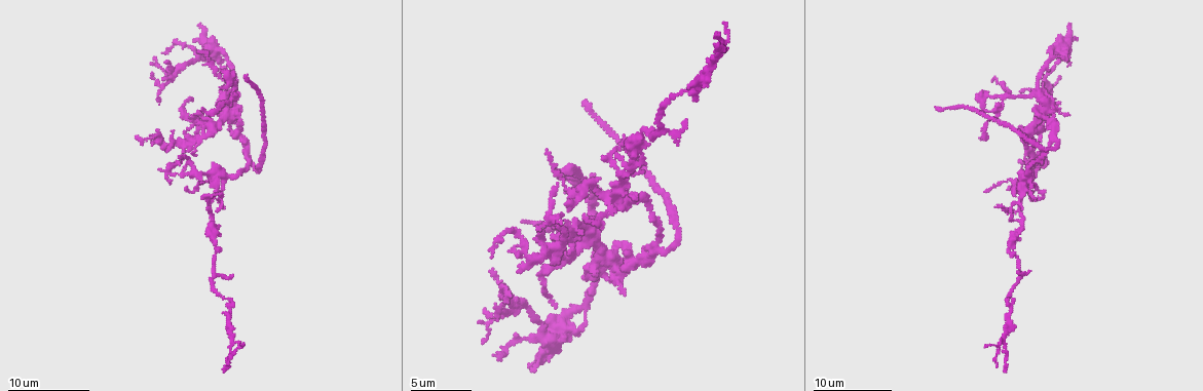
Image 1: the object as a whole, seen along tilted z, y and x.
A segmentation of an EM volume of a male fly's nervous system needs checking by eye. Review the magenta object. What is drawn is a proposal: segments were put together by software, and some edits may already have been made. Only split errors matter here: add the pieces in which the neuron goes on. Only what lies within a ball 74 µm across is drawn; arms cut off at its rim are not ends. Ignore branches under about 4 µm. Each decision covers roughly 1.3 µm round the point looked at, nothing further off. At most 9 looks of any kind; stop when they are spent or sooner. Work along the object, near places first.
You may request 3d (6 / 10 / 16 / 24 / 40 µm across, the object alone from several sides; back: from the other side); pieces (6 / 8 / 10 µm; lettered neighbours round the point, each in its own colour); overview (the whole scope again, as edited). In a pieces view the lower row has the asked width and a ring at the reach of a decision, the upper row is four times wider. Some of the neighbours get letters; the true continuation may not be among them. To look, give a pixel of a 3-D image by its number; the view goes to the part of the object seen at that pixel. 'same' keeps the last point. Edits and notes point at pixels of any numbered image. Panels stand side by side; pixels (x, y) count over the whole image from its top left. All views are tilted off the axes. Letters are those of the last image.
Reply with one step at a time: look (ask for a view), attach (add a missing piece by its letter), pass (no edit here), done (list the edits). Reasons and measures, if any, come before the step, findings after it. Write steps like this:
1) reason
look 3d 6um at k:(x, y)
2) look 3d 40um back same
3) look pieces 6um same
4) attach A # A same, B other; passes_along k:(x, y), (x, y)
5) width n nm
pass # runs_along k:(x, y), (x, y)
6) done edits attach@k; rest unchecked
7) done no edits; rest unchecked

free end
look pieces 8um at 1:(686, 121)

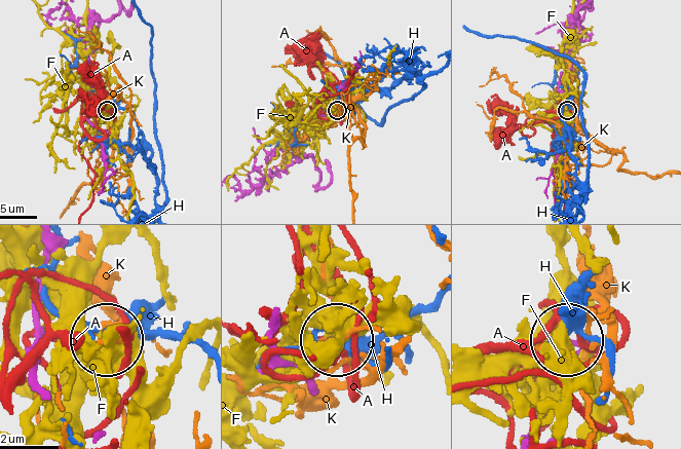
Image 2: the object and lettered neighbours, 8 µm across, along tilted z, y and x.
pass # A other, F other, H other, K other; no lettered piece goes on from it

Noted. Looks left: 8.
an open end
look pieces 8um at 1:(195, 115)

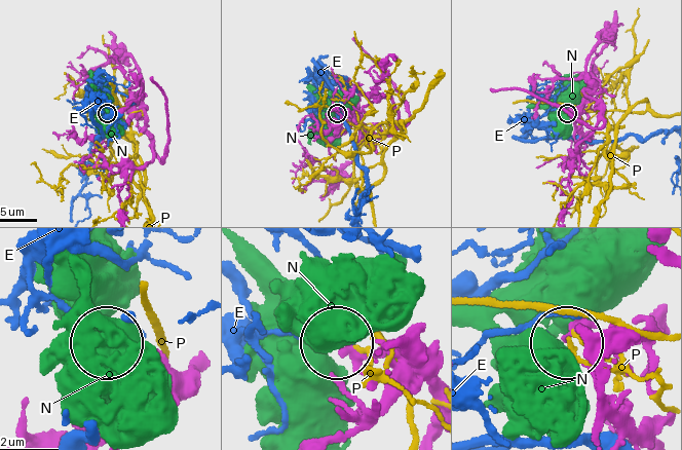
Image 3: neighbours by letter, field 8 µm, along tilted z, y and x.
pass # E other, N other, P other; none of them fits

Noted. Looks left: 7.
branch stops here
look 3d 6um at 1:(184, 190)

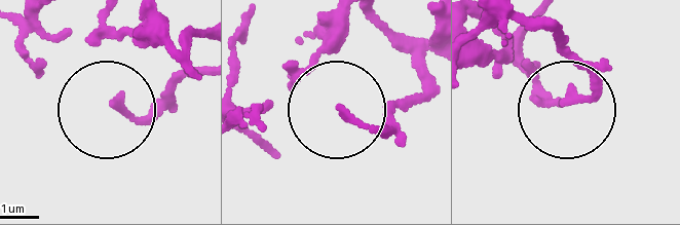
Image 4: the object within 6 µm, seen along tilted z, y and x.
look pieces 6um at 4:(117, 103)

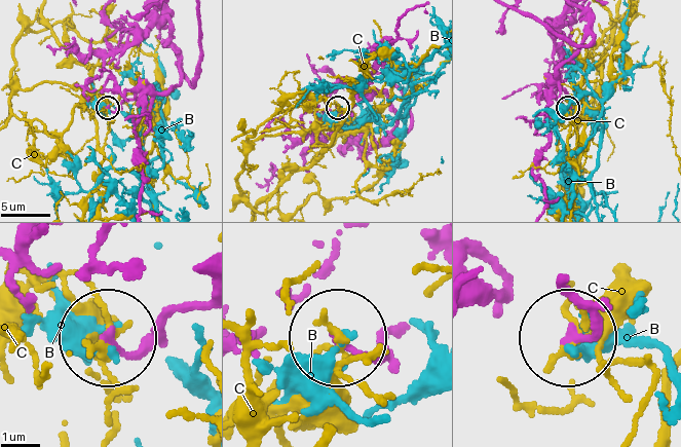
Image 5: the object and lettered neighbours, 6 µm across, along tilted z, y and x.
width 170 nm
pass # B other, C other; runs_along 5:(571, 292), (591, 321), (588, 337), (576, 336); no lettered piece goes on from it

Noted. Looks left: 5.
an open end
look 3d 6um at 1:(1035, 199)

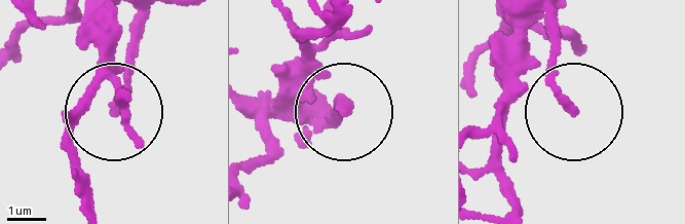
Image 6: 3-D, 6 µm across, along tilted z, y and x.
see the neighbours
look pieces 10um at 6:(573, 109)

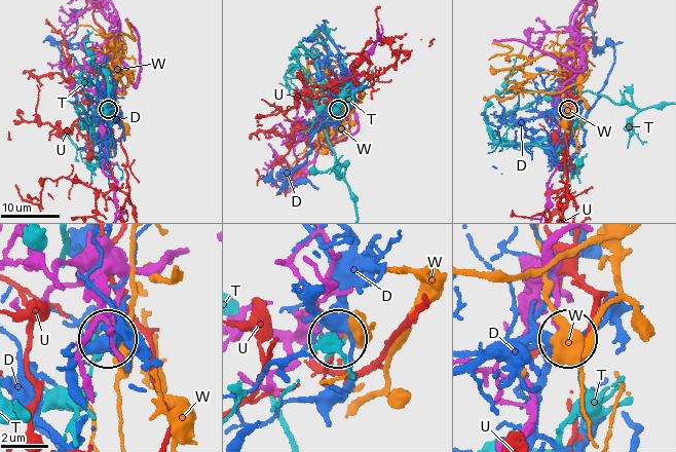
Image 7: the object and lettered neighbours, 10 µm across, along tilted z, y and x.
pass # D other, T other, U other, W other; no lettered piece goes on from it

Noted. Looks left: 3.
done no edits; rest unchecked

